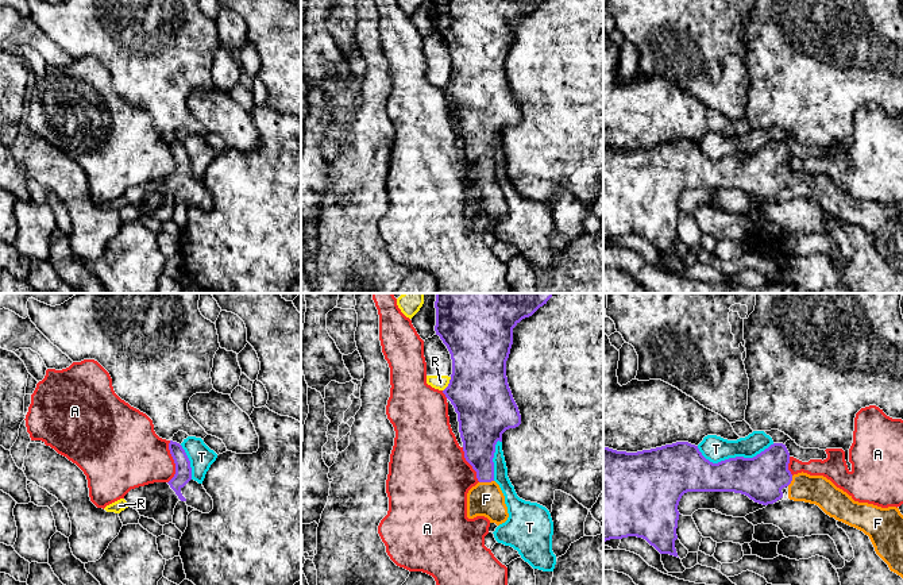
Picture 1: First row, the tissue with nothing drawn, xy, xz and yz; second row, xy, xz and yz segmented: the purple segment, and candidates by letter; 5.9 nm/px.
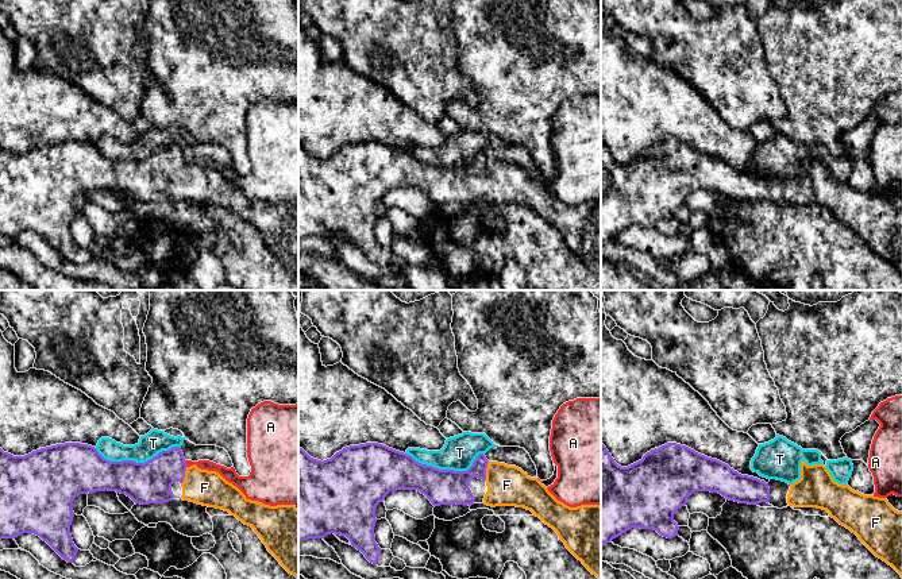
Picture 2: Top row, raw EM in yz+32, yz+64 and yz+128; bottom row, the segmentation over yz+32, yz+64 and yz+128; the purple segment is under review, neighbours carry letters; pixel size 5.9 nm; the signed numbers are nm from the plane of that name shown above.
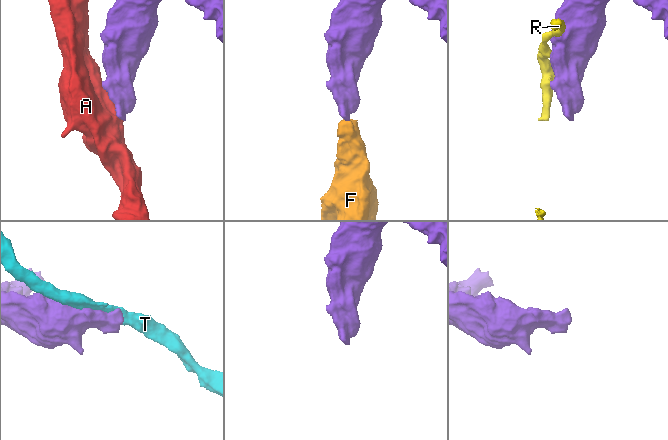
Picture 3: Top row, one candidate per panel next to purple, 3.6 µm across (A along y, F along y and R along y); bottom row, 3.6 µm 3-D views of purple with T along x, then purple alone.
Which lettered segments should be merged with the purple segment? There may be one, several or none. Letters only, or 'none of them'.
F

